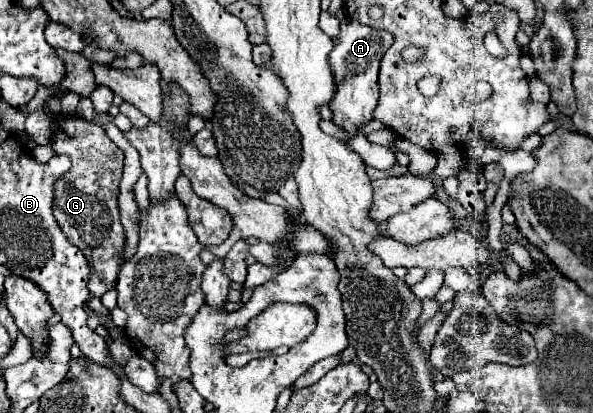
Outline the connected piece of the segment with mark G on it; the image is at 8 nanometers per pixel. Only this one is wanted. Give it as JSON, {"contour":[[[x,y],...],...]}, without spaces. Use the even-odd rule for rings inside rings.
{"contour":[[[57,115],[53,119],[51,149],[55,155],[67,155],[71,159],[69,173],[55,181],[53,215],[65,233],[65,237],[81,249],[91,267],[89,291],[93,297],[101,297],[115,287],[121,251],[125,245],[125,233],[119,223],[119,181],[123,171],[123,151],[107,137],[101,125],[87,121],[79,115]]]}

